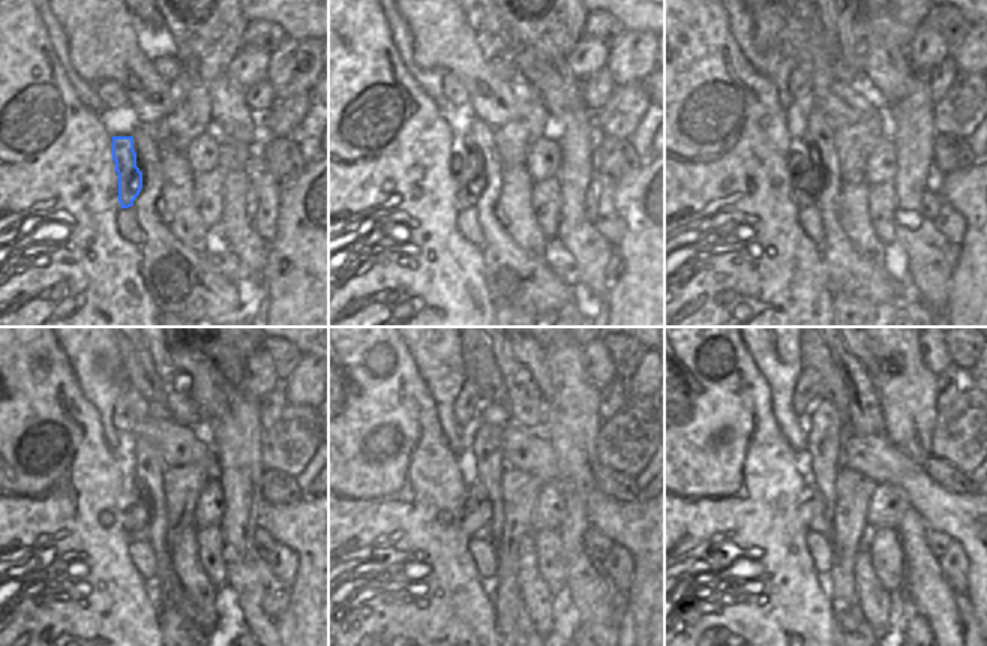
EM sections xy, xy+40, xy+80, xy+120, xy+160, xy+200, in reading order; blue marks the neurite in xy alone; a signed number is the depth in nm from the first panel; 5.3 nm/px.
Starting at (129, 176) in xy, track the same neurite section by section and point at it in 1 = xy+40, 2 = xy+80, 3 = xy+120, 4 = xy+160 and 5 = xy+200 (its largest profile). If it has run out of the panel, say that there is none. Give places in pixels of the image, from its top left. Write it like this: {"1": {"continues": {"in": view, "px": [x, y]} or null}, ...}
{"1": {"continues": {"in": "xy+40", "px": [462, 149]}}, "2": {"continues": {"in": "xy+80", "px": [803, 198]}}, "3": {"continues": {"in": "xy+120", "px": [143, 534]}}, "4": {"continues": {"in": "xy+160", "px": [482, 534]}}, "5": {"continues": {"in": "xy+200", "px": [822, 525]}}}

